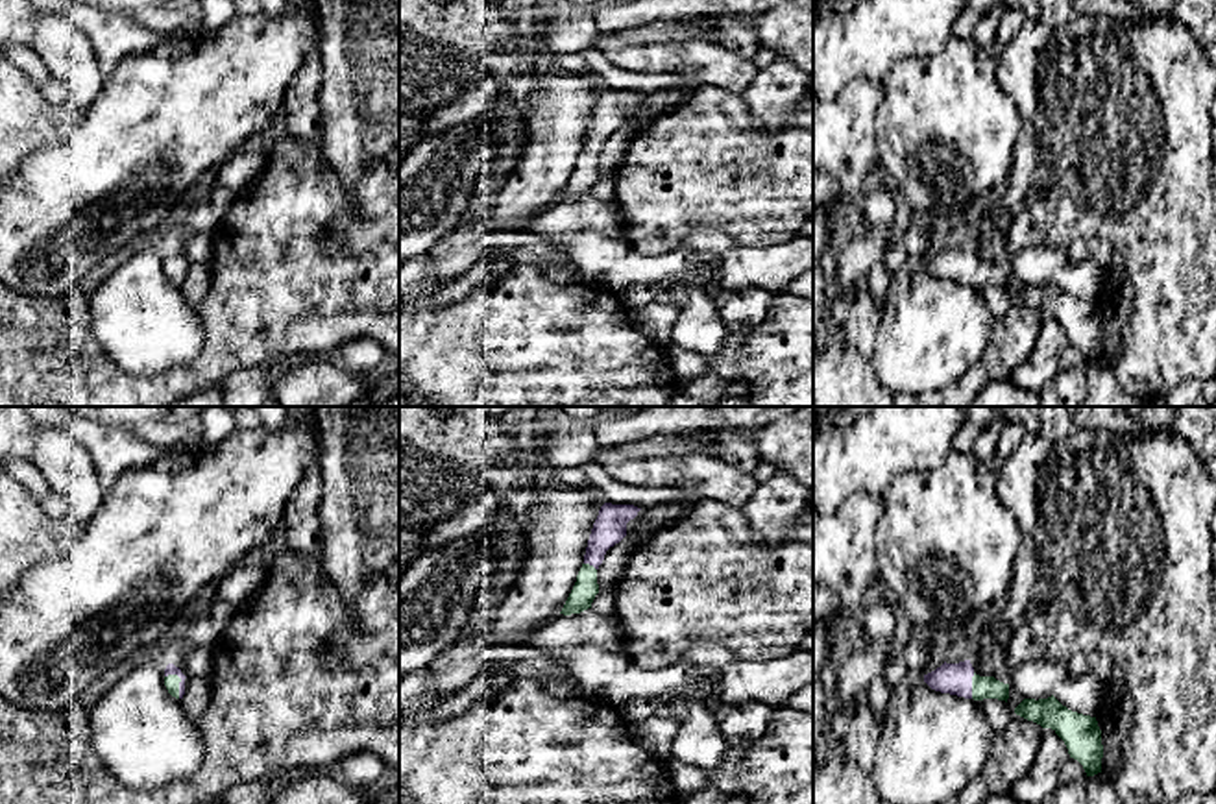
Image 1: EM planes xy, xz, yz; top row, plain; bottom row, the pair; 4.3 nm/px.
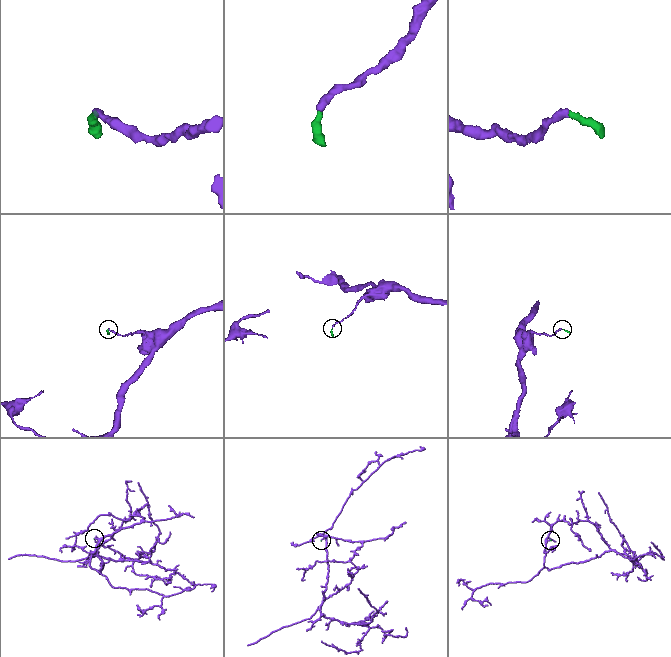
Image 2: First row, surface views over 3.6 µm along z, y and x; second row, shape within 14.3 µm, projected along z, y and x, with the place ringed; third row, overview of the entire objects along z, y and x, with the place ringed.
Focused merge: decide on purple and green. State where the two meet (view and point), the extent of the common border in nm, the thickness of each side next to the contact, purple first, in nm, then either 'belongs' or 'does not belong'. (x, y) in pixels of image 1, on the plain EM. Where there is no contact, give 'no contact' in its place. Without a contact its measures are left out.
meets purple in xy at (182, 267); contact 120 nm long; 50 nm thick on the purple side, 60 nm on the other; belongs

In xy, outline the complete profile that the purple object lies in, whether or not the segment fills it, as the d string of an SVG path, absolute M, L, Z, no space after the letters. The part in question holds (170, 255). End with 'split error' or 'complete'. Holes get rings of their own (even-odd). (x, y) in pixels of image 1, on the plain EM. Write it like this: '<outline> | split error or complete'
M168 250L164 255L164 272L168 279L176 285L183 285L185 281L185 261L174 250Z | split error

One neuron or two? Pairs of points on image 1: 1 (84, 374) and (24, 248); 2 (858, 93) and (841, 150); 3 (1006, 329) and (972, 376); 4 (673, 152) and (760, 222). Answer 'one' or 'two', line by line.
1: two
2: one
3: one
4: one

